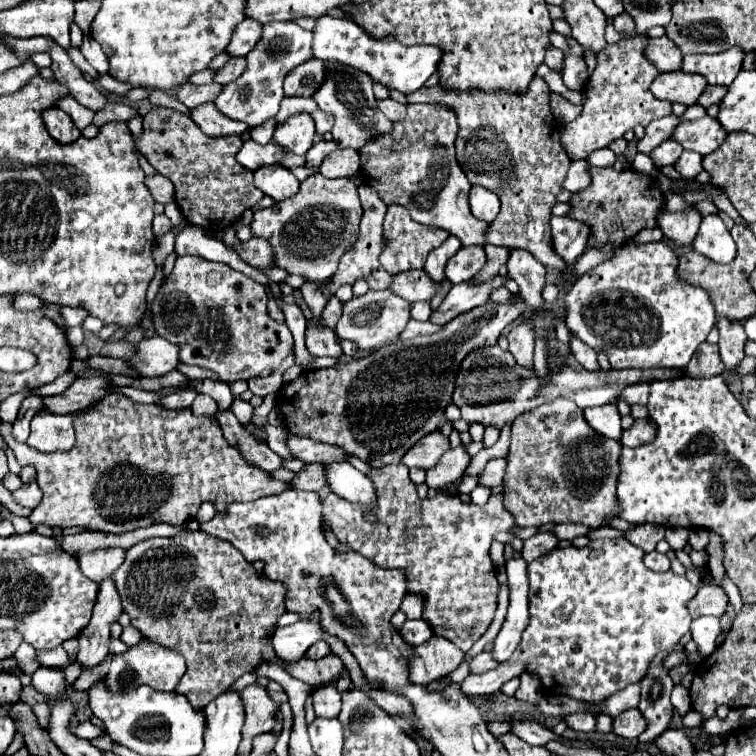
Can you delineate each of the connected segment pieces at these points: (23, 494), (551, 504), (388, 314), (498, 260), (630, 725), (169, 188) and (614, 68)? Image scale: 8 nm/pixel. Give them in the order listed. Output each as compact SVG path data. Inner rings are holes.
M36 483L22 485L22 489L14 491L12 495L14 495L16 503L20 503L20 505L24 505L28 509L34 509L42 501L42 491L40 491L40 487Z
M559 397L554 400L546 401L538 409L526 413L526 415L520 415L512 421L512 437L510 437L510 447L508 447L508 453L506 453L506 473L504 473L504 507L506 511L510 511L516 519L516 525L518 527L540 527L540 525L546 525L546 523L580 523L580 525L586 525L586 527L602 527L606 525L610 519L614 517L620 517L620 507L616 507L616 479L620 475L620 451L622 451L622 445L620 441L610 441L610 439L604 439L602 435L596 435L596 431L592 431L592 427L588 427L588 421L584 419L584 413L576 407L576 404L567 398Z
M370 289L366 295L352 297L348 303L344 303L342 311L344 313L336 325L336 335L340 339L356 343L360 351L374 351L388 343L396 343L398 335L404 331L406 323L410 321L410 303L394 295L390 289L380 289L380 291Z
M486 245L484 251L486 251L486 265L478 271L476 277L470 279L470 283L486 283L488 279L496 277L498 271L500 271L500 267L502 267L502 265L506 263L506 259L508 259L508 253L510 253L510 249L496 247L496 245Z
M628 709L614 719L614 733L624 739L636 739L644 727L644 715L640 715L638 709Z
M156 175L156 177L148 177L146 179L146 185L150 189L150 193L154 195L154 199L162 205L168 205L174 201L174 185L170 179L162 177L162 175Z
M620 13L618 17L614 17L614 27L616 31L630 37L622 39L616 45L608 45L598 55L598 65L586 83L588 99L584 103L584 109L578 119L564 125L560 135L562 147L564 151L568 151L568 157L572 161L586 159L592 151L608 147L614 139L622 137L636 125L646 127L650 121L672 113L670 103L658 101L650 91L650 83L658 75L656 67L644 55L646 41L650 38L646 35L634 35L634 21L630 19L628 13Z

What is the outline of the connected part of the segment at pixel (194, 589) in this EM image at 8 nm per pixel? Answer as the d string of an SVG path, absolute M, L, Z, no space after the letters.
M188 531L174 537L152 537L140 541L126 551L126 559L112 575L112 581L120 593L122 609L130 615L132 627L136 627L144 639L164 643L184 655L188 669L176 685L176 693L184 695L196 709L206 707L238 677L254 671L260 661L274 661L286 667L276 659L268 637L274 633L278 617L286 613L286 587L270 579L260 579L242 553L224 539L212 537L206 531Z

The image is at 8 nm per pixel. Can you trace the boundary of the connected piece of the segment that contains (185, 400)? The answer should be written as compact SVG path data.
M178 391L178 393L162 397L156 405L166 407L166 409L190 409L194 397L196 397L194 391Z

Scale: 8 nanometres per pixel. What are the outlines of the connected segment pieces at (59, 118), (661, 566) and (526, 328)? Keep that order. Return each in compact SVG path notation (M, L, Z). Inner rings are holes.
M50 107L44 111L44 123L48 133L58 141L58 143L74 143L82 133L80 129L74 125L72 117L68 113L64 113L58 107Z
M650 551L644 555L644 565L652 571L668 571L670 569L670 561L666 555L658 553L658 551Z
M530 317L524 323L518 323L508 333L510 353L514 355L516 363L522 367L532 367L534 355L534 319Z

